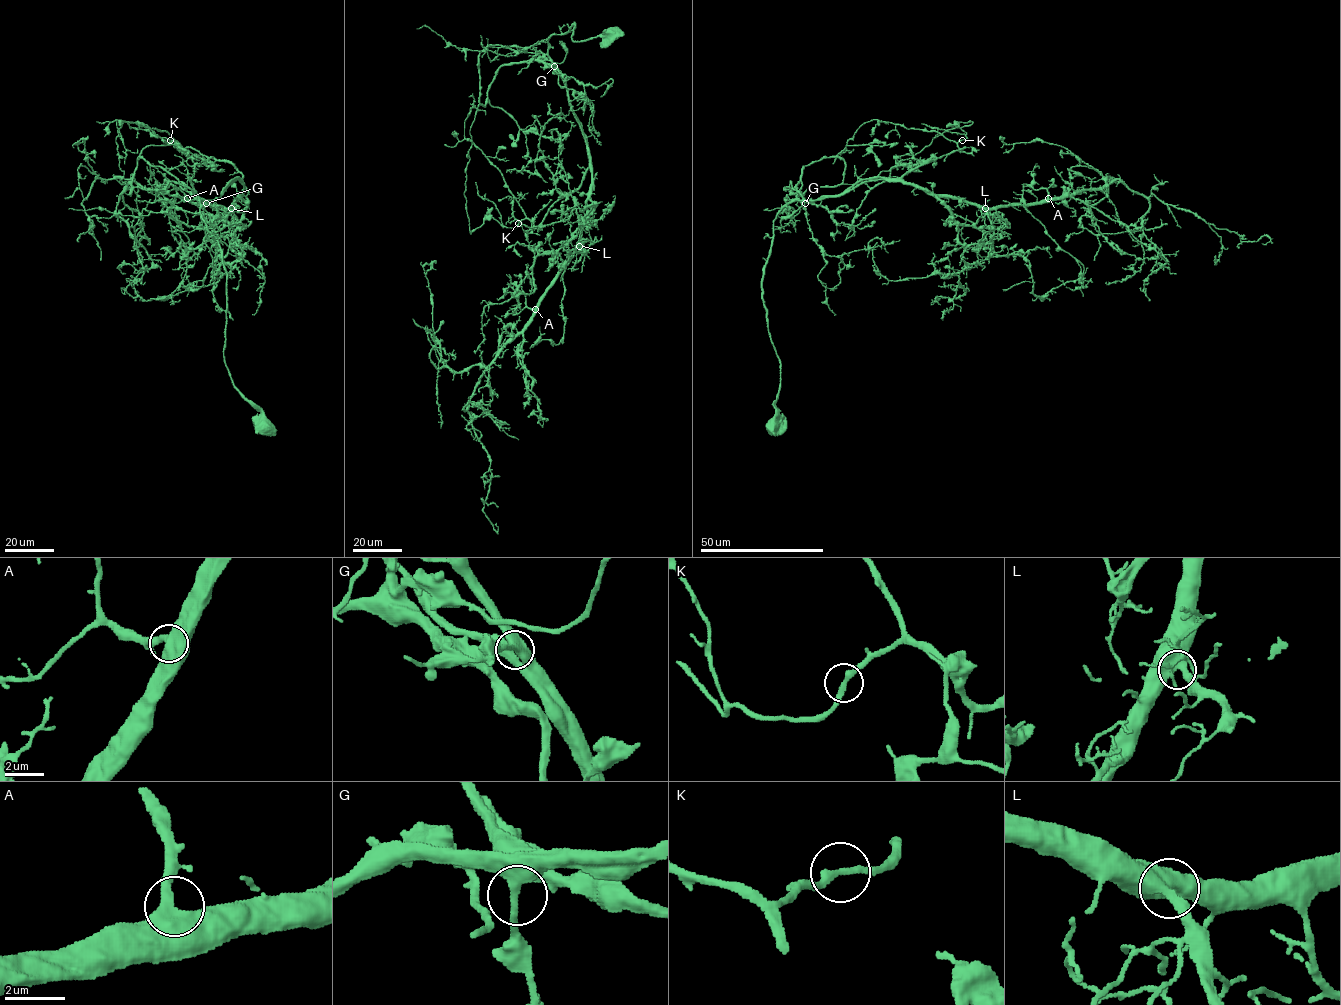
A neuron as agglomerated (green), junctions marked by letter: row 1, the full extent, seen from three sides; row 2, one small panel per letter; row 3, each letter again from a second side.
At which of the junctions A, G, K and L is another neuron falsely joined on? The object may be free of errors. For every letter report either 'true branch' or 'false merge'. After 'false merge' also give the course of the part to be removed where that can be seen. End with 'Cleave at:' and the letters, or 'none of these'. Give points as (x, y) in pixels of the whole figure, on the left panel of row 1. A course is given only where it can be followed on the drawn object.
A: true branch
G: true branch
K: true branch
L: true branch
Cleave at: none of these

